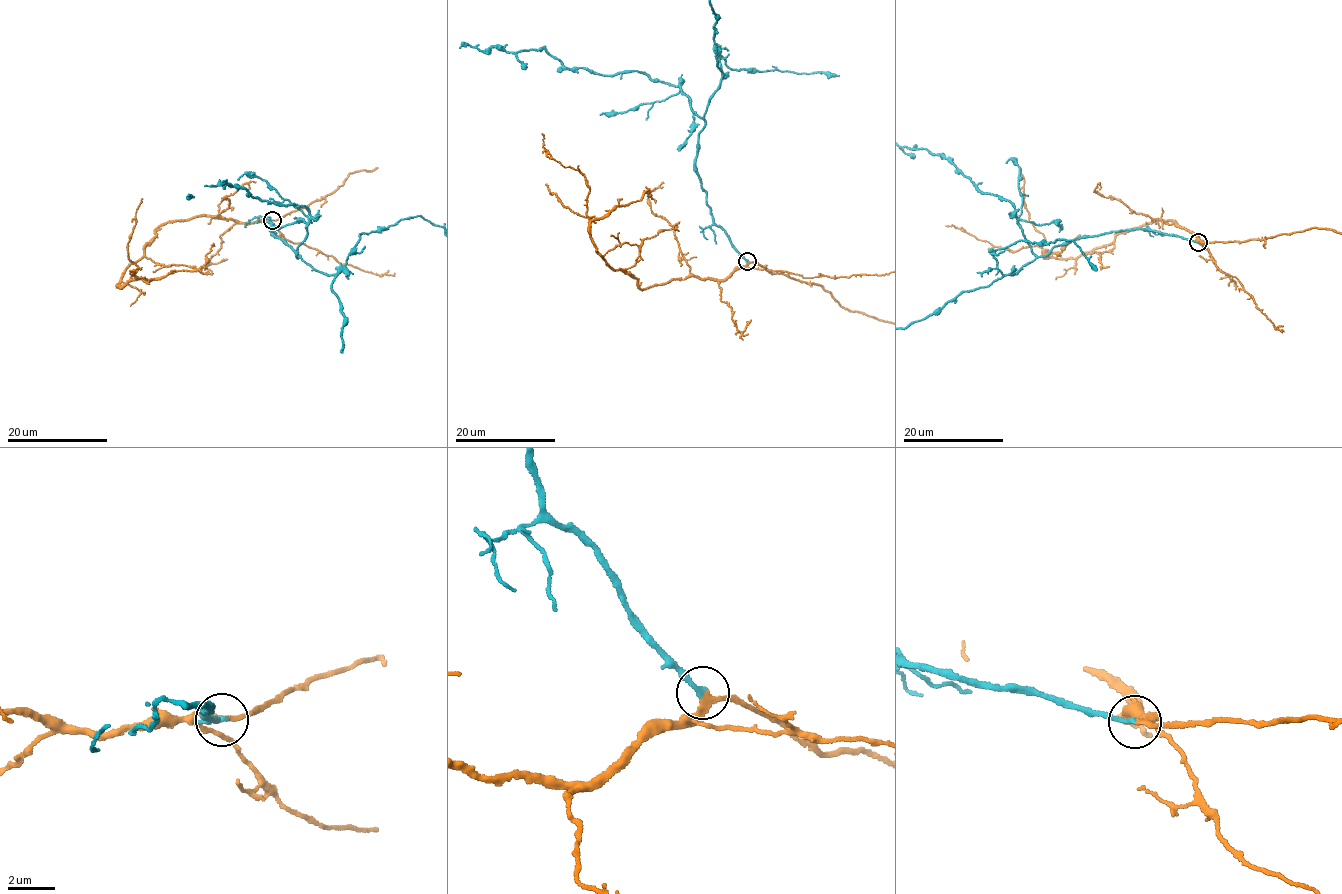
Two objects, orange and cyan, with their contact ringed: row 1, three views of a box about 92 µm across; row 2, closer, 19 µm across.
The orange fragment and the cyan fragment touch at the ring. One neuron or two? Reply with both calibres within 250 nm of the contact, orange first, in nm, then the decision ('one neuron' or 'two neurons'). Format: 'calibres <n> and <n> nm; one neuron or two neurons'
calibres 240 and 200 nm; one neuron

